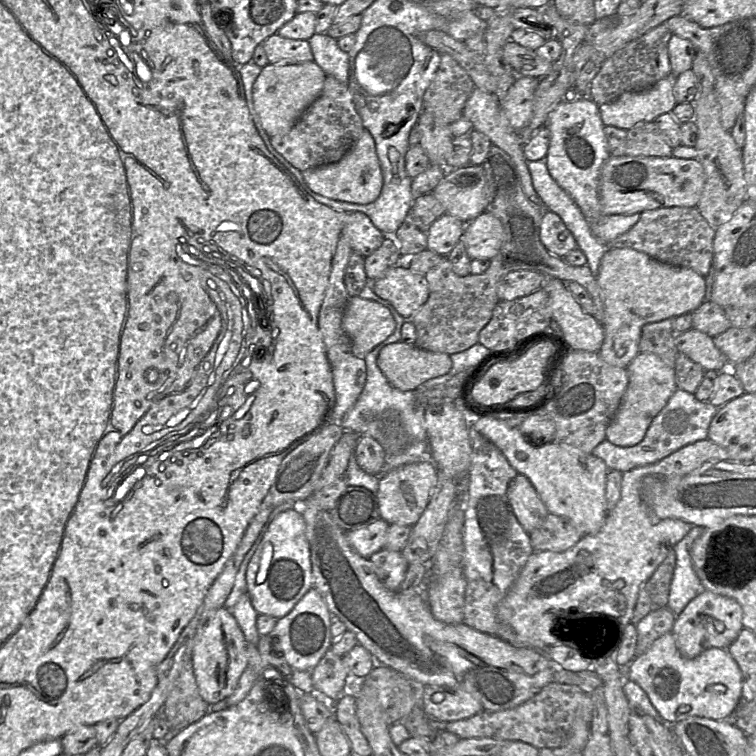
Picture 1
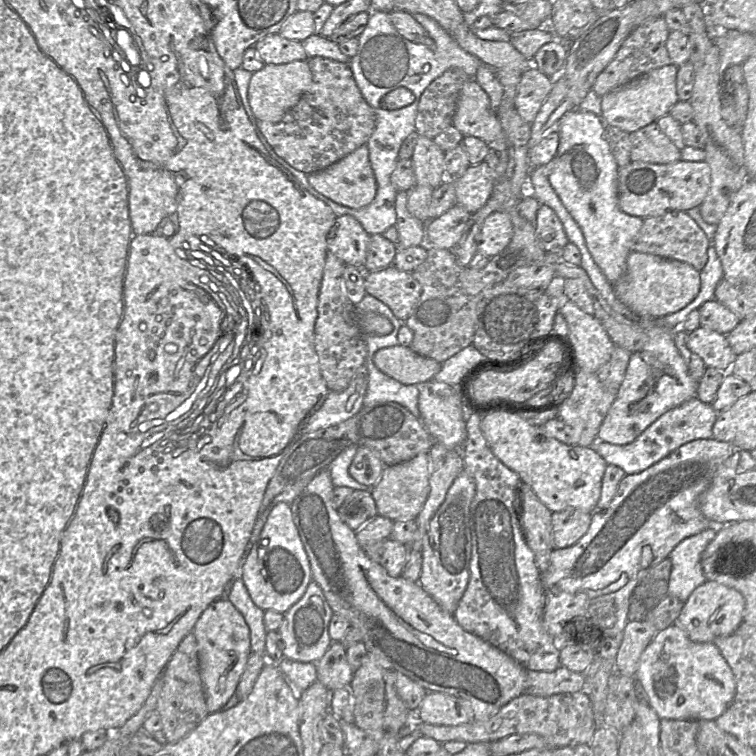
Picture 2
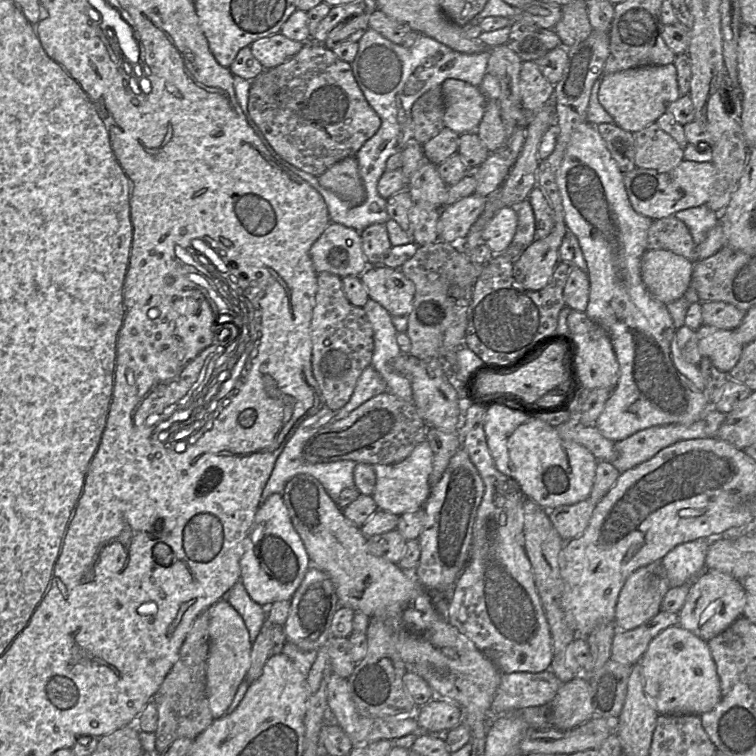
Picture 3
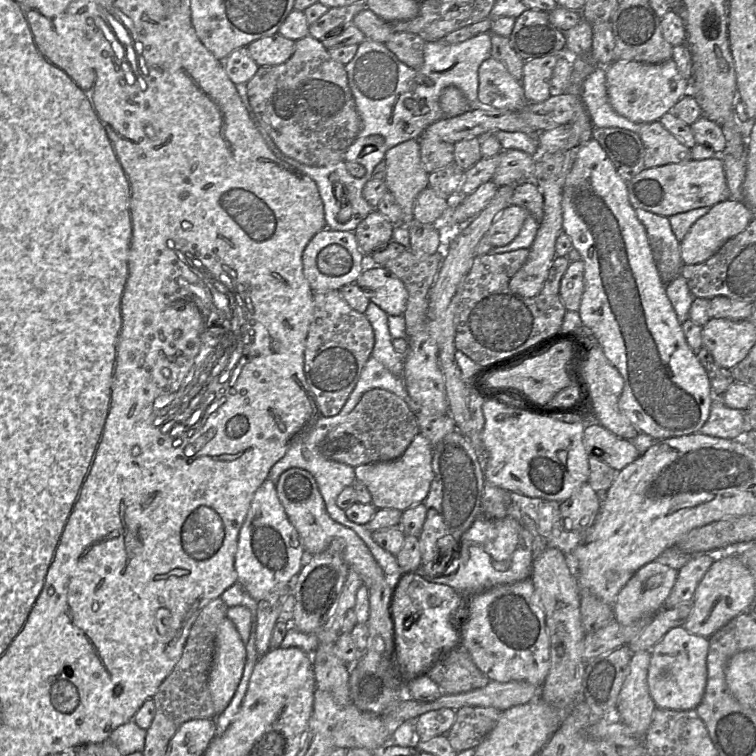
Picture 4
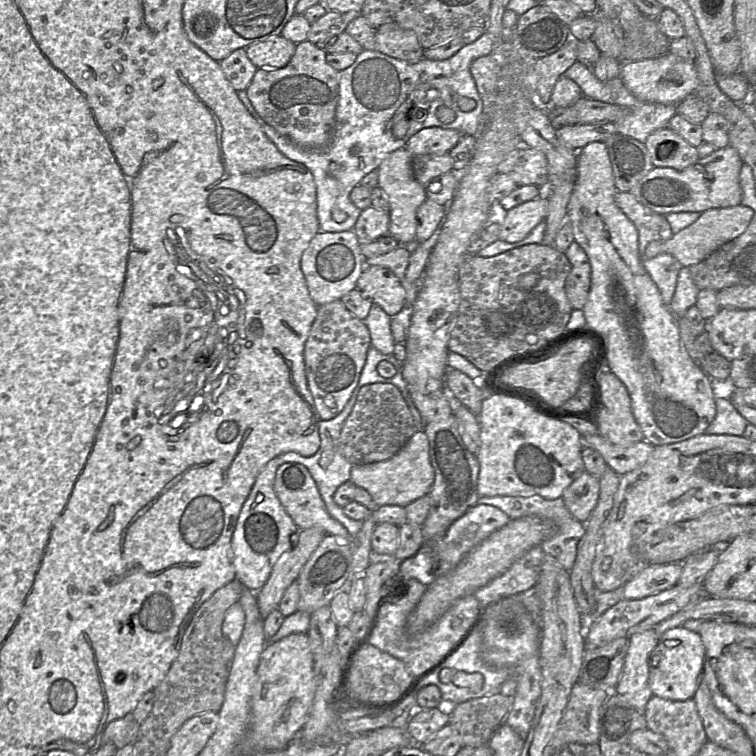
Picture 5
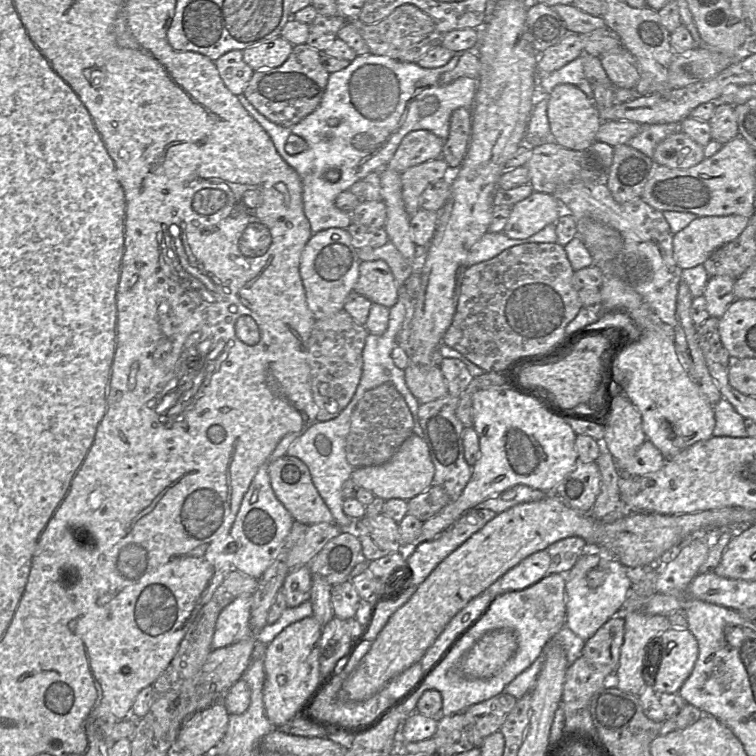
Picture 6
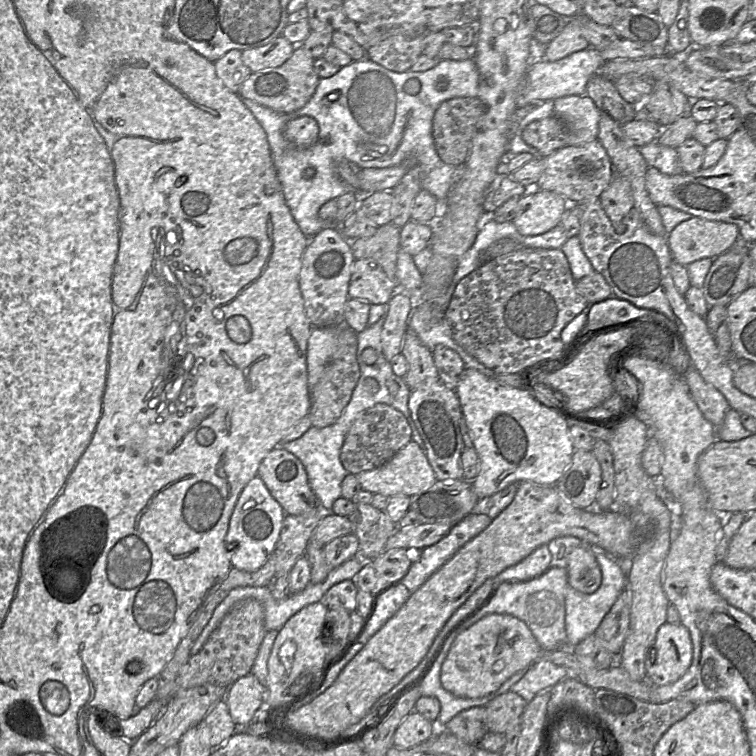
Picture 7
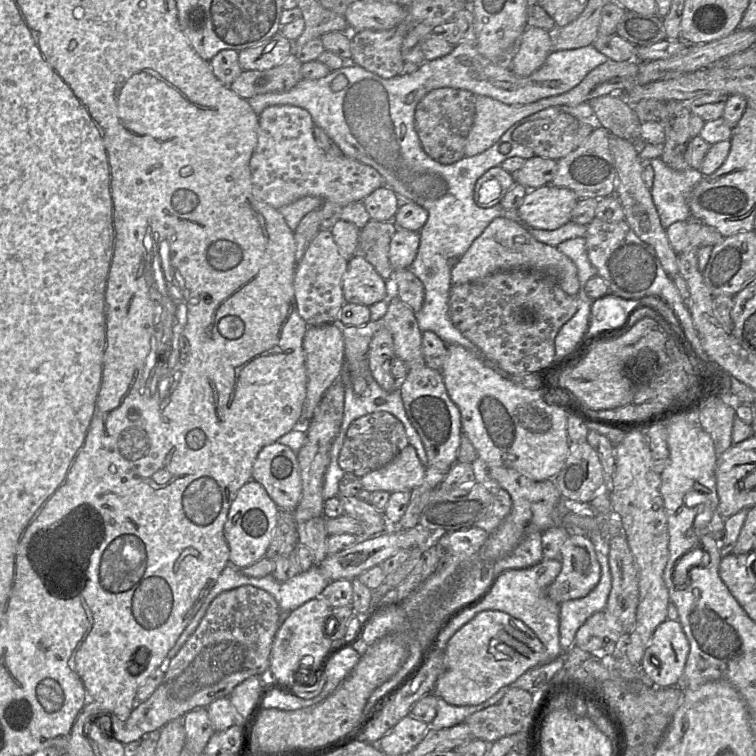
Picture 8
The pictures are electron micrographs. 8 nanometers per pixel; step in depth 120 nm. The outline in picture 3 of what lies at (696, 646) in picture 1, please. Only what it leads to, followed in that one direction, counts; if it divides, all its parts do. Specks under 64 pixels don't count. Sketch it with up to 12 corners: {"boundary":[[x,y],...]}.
{"boundary":[[704,569],[679,611],[708,642],[744,616],[746,591]]}

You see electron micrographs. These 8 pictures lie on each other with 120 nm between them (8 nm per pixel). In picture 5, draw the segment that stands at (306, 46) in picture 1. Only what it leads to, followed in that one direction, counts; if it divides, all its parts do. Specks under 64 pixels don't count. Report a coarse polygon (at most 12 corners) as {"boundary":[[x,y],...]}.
{"boundary":[[282,35],[245,48],[260,69],[283,68],[296,44]]}

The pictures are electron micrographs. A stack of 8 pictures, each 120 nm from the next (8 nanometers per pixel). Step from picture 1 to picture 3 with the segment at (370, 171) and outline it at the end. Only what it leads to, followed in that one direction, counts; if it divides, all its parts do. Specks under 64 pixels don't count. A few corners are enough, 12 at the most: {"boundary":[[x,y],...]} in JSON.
{"boundary":[[355,156],[318,176],[321,186],[350,206],[367,192]]}

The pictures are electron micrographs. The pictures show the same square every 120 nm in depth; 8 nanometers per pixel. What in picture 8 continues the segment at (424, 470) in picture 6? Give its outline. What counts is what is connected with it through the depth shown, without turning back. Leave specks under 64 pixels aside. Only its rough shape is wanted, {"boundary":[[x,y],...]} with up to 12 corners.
{"boundary":[[408,445],[360,481],[371,493],[411,492],[425,471]]}

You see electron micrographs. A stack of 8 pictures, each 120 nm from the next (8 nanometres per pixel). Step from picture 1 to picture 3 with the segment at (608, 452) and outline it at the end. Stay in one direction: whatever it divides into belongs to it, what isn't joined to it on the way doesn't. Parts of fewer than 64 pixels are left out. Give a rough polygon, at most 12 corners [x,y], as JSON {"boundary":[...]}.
{"boundary":[[701,418],[615,442],[612,464],[629,470],[678,441],[706,438]]}

